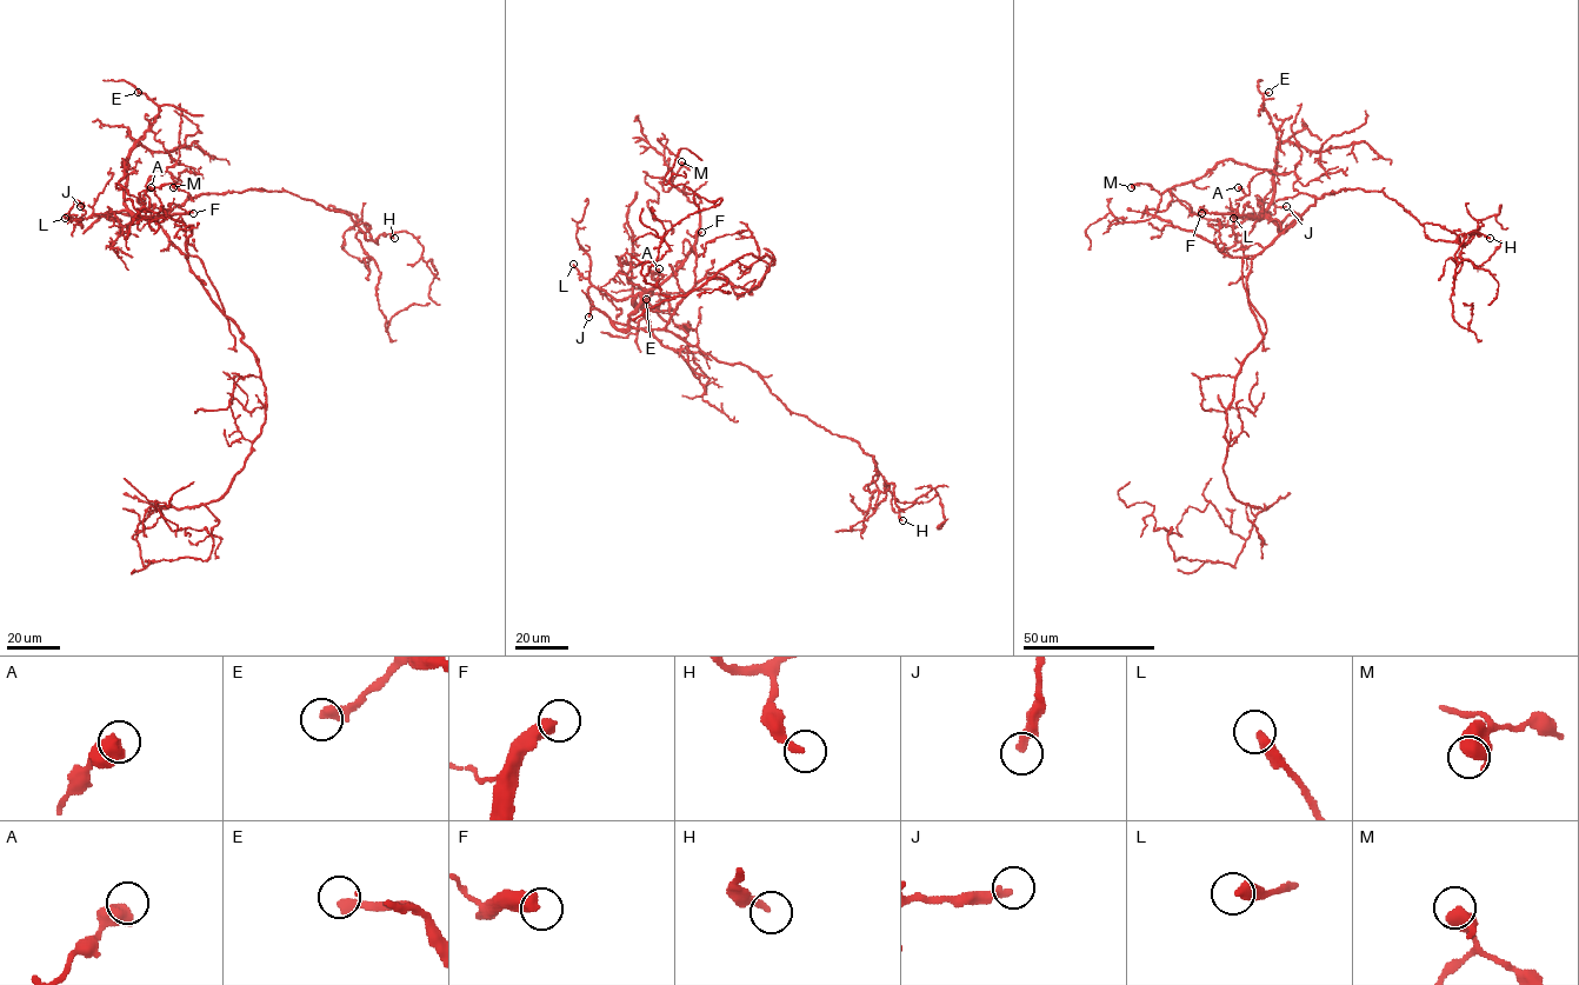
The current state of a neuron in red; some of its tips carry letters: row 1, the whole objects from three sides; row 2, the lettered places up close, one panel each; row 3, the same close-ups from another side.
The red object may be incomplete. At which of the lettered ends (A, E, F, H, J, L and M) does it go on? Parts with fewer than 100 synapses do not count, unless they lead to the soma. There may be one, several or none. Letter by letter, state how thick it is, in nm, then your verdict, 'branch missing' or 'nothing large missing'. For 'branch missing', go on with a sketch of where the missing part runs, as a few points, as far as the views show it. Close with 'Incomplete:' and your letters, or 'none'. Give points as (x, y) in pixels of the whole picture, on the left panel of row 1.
A: 550 nm thick; nothing large missing
E: 400 nm thick; nothing large missing
F: 460 nm thick; branch missing; missing branch runs (193, 213), (213, 206), (213, 192), (202, 171), (166, 141), (124, 134)
H: 240 nm thick; nothing large missing
J: 280 nm thick; nothing large missing
L: 400 nm thick; nothing large missing
M: 440 nm thick; nothing large missing
Incomplete: F

